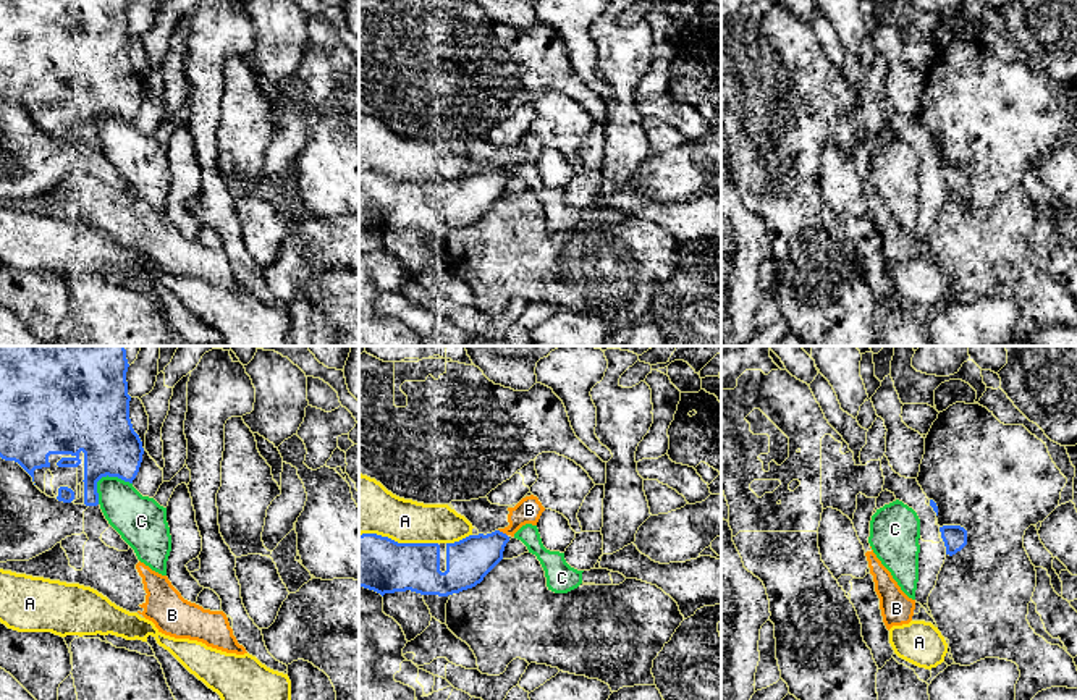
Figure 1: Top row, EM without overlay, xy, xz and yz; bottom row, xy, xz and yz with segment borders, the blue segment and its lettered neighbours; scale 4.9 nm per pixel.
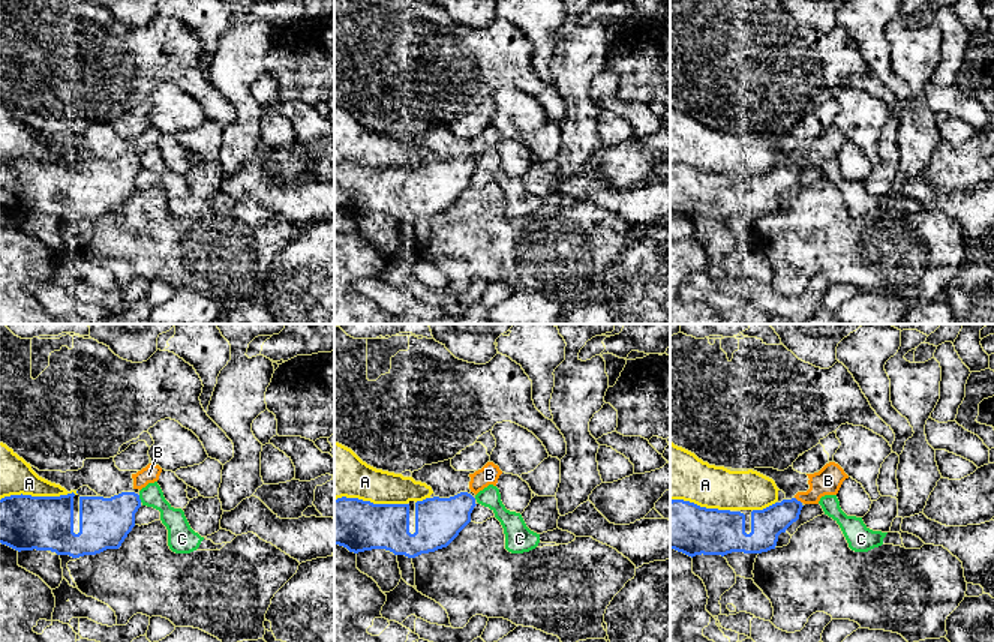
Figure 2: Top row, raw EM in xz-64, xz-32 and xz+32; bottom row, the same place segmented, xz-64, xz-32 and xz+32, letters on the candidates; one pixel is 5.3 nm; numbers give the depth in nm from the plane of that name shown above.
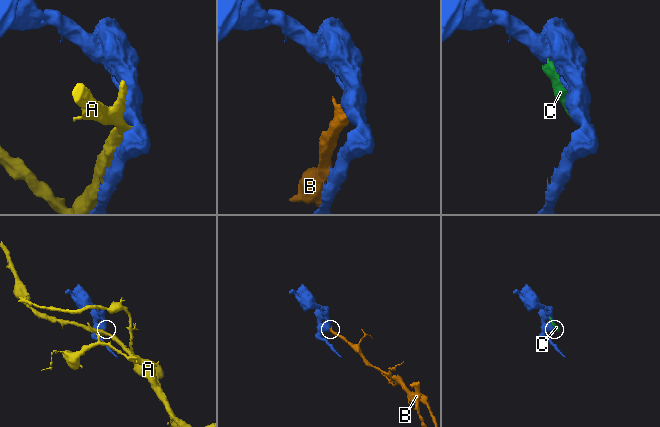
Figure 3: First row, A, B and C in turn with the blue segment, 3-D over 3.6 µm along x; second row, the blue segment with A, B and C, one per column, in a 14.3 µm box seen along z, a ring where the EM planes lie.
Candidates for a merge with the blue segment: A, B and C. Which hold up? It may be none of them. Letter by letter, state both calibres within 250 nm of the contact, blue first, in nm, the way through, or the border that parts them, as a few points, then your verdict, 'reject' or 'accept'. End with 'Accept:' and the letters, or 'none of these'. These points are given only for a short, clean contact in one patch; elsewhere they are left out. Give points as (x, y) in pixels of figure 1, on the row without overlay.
A: calibres 280 and 280 nm; reject
B: calibres 220 and 130 nm; border xz (498, 167), (506, 173); reject
C: calibres 320 and 220 nm; reject
Accept: none of these

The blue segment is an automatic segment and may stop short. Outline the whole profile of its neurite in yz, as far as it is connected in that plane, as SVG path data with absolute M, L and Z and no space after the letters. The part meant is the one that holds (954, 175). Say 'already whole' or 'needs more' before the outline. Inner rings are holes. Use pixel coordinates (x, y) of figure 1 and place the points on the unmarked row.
already whole; M961 163L940 165L941 176L946 184L946 192L952 194L967 183L967 168Z

